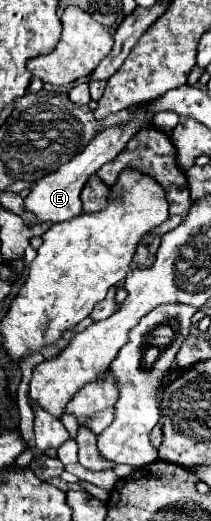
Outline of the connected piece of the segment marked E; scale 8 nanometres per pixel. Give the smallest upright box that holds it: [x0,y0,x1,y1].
[24,120,142,222]

